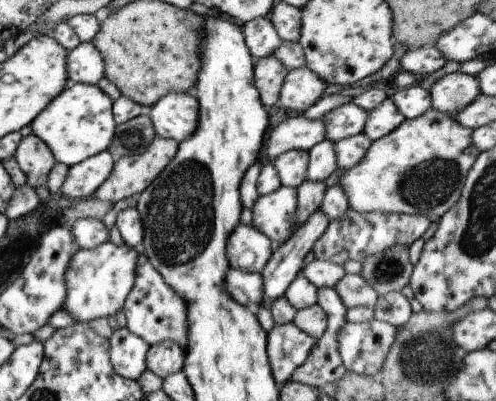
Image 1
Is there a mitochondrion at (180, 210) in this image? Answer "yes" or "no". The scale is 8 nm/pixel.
yes

